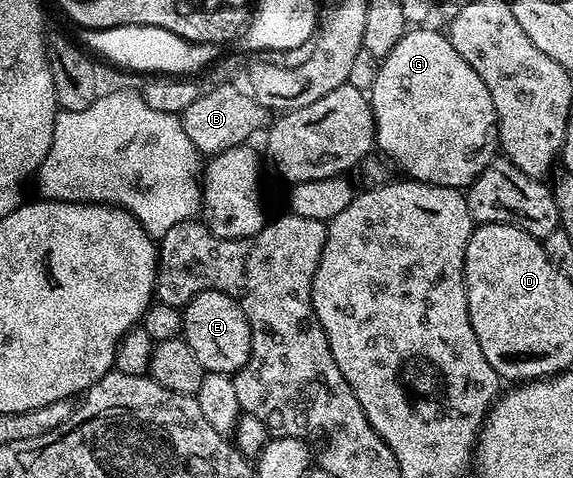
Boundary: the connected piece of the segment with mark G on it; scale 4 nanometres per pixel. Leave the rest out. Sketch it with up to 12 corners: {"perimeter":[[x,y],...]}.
{"perimeter":[[410,28],[371,90],[375,145],[464,190],[497,112],[444,32]]}

